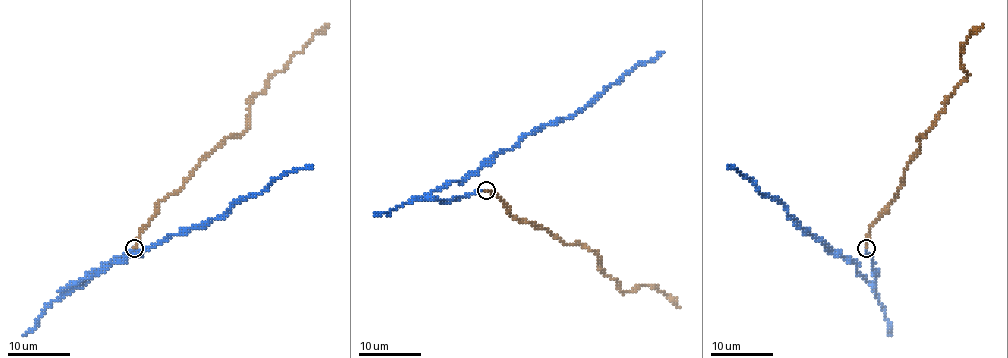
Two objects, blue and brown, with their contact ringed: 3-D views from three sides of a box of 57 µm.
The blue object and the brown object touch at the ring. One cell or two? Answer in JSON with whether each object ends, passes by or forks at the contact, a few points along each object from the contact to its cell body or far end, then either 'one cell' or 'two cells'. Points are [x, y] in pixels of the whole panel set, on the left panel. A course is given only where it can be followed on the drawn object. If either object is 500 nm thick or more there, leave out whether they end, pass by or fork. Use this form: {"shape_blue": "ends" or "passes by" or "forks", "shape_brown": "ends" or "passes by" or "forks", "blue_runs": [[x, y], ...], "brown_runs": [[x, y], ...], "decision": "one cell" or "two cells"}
{"shape_blue": "ends", "shape_brown": "ends", "blue_runs": [[134, 248], [71, 286], [181, 231], [219, 218], [283, 174], [313, 166]], "brown_runs": [[134, 248], [160, 201], [181, 188], [192, 171], [226, 138], [247, 127], [249, 100], [327, 23]], "decision": "two cells"}

